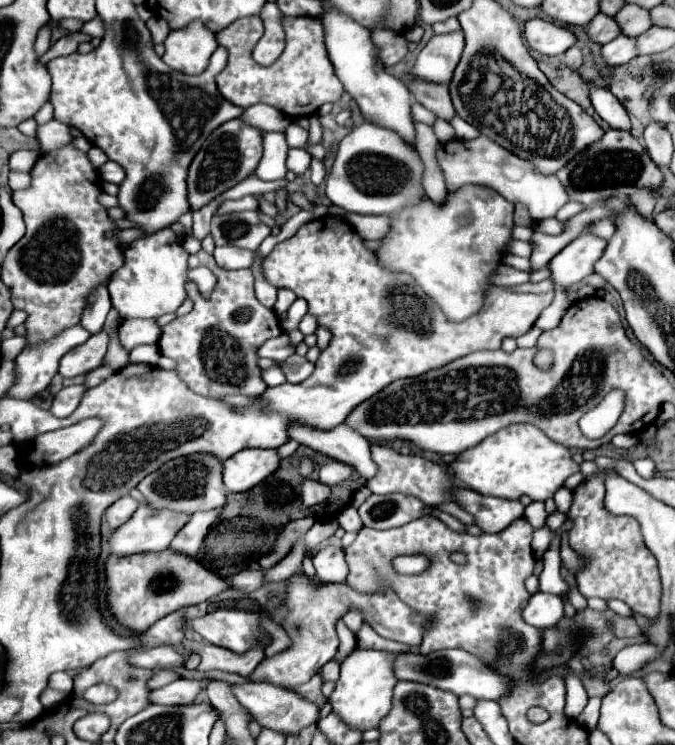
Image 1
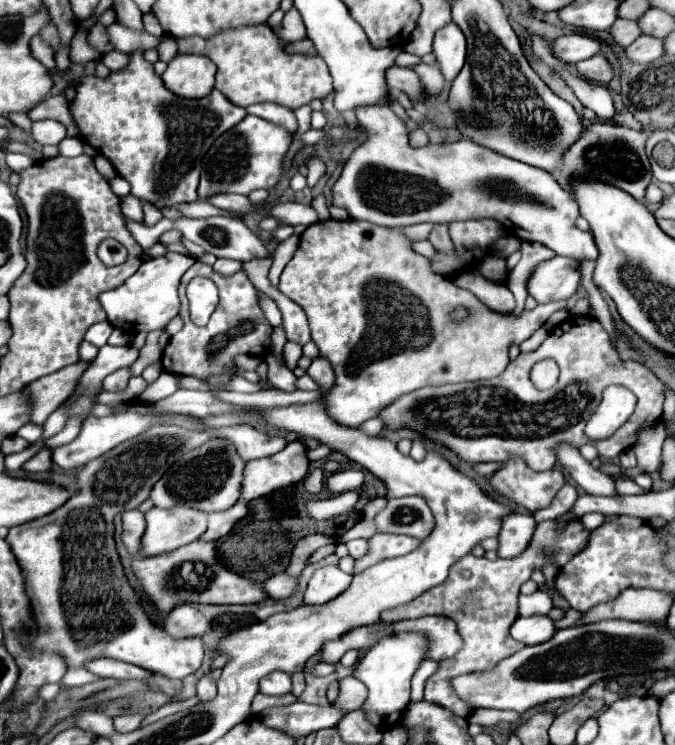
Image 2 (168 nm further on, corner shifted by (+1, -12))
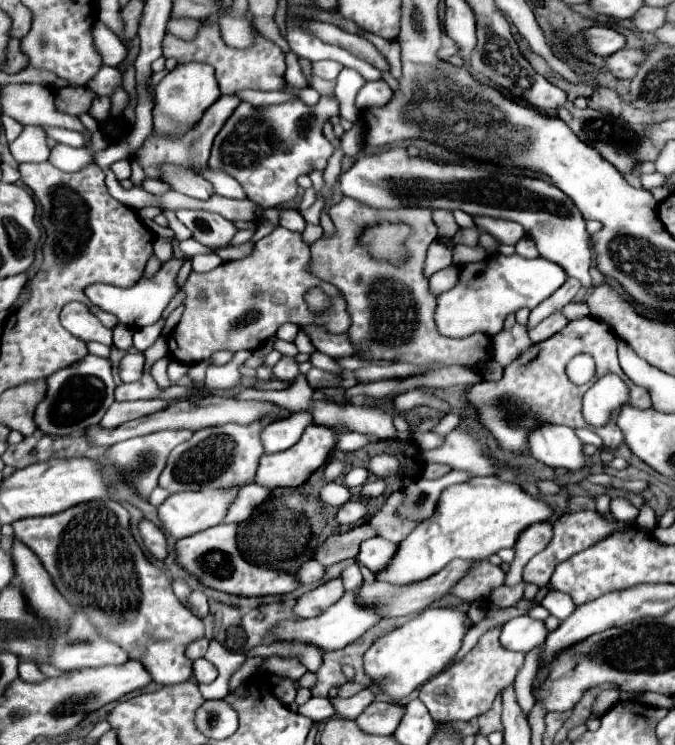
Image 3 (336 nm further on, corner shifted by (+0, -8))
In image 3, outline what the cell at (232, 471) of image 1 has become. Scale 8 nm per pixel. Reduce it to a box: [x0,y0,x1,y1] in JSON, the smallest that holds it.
[255,424,337,488]

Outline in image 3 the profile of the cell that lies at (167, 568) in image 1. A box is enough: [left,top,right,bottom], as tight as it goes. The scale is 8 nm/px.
[177,524,301,596]

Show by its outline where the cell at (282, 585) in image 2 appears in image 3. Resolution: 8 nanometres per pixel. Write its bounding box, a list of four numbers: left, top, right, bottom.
[299,560,325,584]

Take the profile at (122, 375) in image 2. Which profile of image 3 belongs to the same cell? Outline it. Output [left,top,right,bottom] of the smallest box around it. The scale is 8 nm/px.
[119,352,145,382]

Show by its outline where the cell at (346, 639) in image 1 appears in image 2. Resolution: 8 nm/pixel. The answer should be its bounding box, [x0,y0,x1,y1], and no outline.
[334,676,367,712]

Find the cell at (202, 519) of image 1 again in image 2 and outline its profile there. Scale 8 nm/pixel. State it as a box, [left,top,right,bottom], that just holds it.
[200,500,248,540]

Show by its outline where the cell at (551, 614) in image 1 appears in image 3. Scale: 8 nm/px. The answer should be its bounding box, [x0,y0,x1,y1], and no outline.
[501,616,547,652]

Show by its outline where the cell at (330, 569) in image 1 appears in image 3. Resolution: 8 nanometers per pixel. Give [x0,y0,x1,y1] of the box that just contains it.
[293,578,343,618]

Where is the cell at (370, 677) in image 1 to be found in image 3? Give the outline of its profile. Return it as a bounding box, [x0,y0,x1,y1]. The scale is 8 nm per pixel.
[365,606,467,700]

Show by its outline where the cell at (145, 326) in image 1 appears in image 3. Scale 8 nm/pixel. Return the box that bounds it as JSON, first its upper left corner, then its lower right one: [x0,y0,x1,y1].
[35,354,117,436]

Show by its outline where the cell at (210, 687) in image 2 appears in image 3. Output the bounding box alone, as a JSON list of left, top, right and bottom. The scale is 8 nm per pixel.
[193,658,217,684]

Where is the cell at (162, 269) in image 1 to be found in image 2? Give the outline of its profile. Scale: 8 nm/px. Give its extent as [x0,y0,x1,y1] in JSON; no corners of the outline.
[100,252,196,336]

